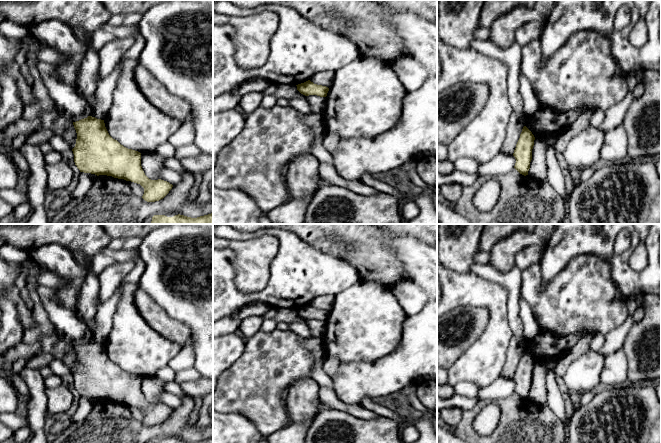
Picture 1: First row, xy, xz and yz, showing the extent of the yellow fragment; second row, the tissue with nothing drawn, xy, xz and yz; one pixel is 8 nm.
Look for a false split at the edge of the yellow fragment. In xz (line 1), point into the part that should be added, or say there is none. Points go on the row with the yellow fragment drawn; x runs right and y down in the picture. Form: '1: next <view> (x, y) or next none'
1: next none

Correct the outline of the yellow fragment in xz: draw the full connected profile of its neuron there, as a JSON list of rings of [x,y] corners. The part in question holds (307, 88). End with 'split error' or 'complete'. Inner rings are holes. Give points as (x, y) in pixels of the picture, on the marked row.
[[[310,80],[304,83],[298,84],[296,86],[297,86],[297,90],[305,96],[317,95],[320,97],[326,97],[329,91],[328,87],[314,84]]]; complete

